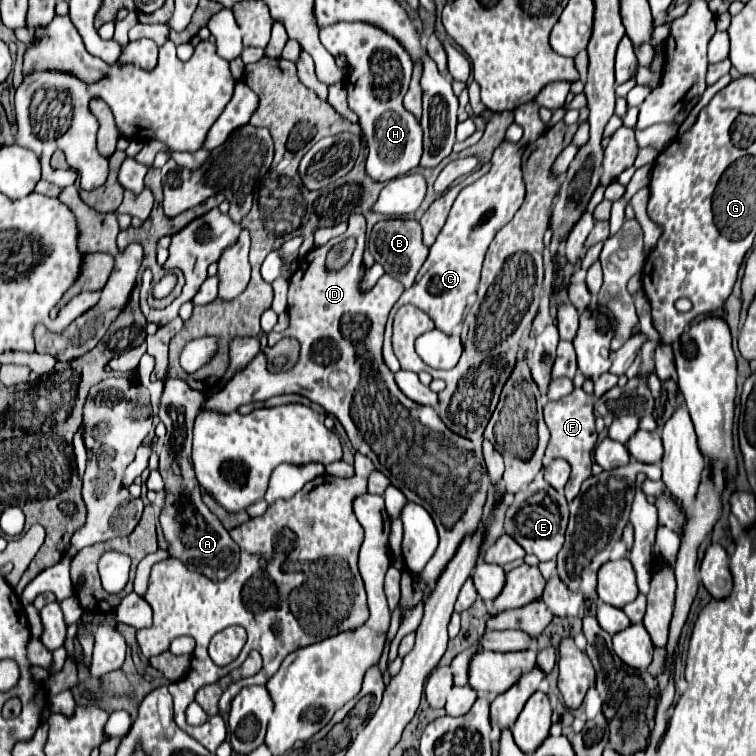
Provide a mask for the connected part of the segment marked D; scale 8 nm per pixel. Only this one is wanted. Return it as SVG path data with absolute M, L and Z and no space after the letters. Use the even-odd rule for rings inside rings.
M352 213L350 215L350 223L344 235L340 235L340 239L344 237L356 237L356 251L350 259L350 265L346 265L342 271L336 273L326 273L326 271L306 271L306 273L294 273L290 277L290 293L288 293L288 313L290 313L290 327L284 333L268 333L268 345L276 345L282 337L294 337L300 343L300 357L296 361L296 365L288 371L272 371L268 367L268 359L266 355L256 355L254 361L250 361L246 365L246 371L240 371L238 375L234 375L232 383L226 383L226 387L214 395L206 399L206 407L208 409L216 409L216 411L236 411L236 407L244 405L244 403L252 403L252 401L266 401L274 395L282 395L282 393L300 393L304 397L308 397L310 401L322 405L328 413L336 415L338 421L344 425L352 447L356 451L360 451L362 455L370 457L376 463L376 469L380 473L384 473L394 487L400 487L400 491L406 495L408 501L414 501L422 507L426 507L426 511L430 511L436 527L438 527L438 535L440 535L440 545L436 549L436 553L432 555L432 559L428 561L428 565L422 569L422 573L418 573L418 577L422 577L422 583L426 583L426 593L424 599L430 595L438 575L442 575L446 563L450 561L452 555L456 555L460 543L464 541L466 535L472 535L482 519L482 509L486 503L486 467L484 467L484 459L482 459L482 451L480 451L480 463L478 463L478 453L472 441L454 435L436 415L436 411L432 407L424 407L424 405L414 405L410 399L406 399L402 395L402 391L396 387L394 383L394 375L388 371L388 367L382 361L382 337L384 337L384 325L388 319L390 309L394 307L394 303L400 299L404 287L402 283L398 283L396 279L392 279L390 275L384 275L380 281L368 289L362 291L360 283L364 277L364 263L362 263L362 255L366 249L366 221L364 215L360 213ZM344 315L362 315L368 321L368 329L364 335L352 337L358 323L348 325ZM322 343L330 343L328 347L320 347ZM332 373L346 373L348 375L348 387L352 389L352 393L348 393L348 387L344 389L334 389L330 385L330 375Z

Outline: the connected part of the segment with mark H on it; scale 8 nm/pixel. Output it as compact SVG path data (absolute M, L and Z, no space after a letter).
M338 23L338 25L326 27L320 31L320 41L332 55L344 55L350 67L350 73L346 77L348 107L358 115L360 119L358 123L368 143L370 153L366 161L366 175L372 181L392 181L394 177L406 175L408 171L418 167L418 161L422 155L422 127L414 119L414 115L402 107L402 97L408 91L412 67L414 67L410 55L402 49L402 45L394 37L386 35L382 29L368 23Z

